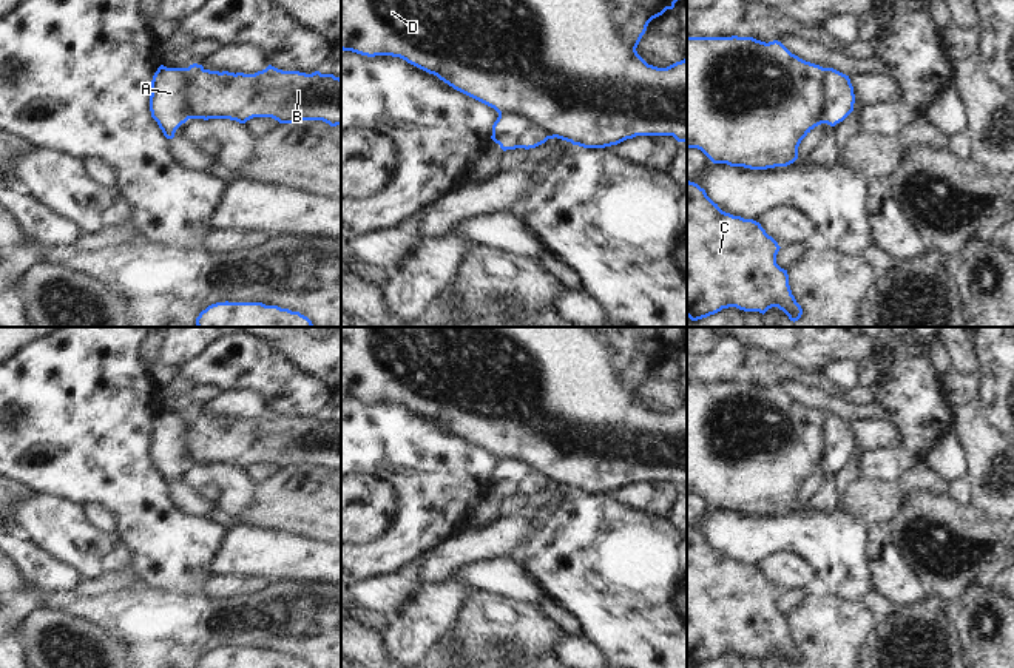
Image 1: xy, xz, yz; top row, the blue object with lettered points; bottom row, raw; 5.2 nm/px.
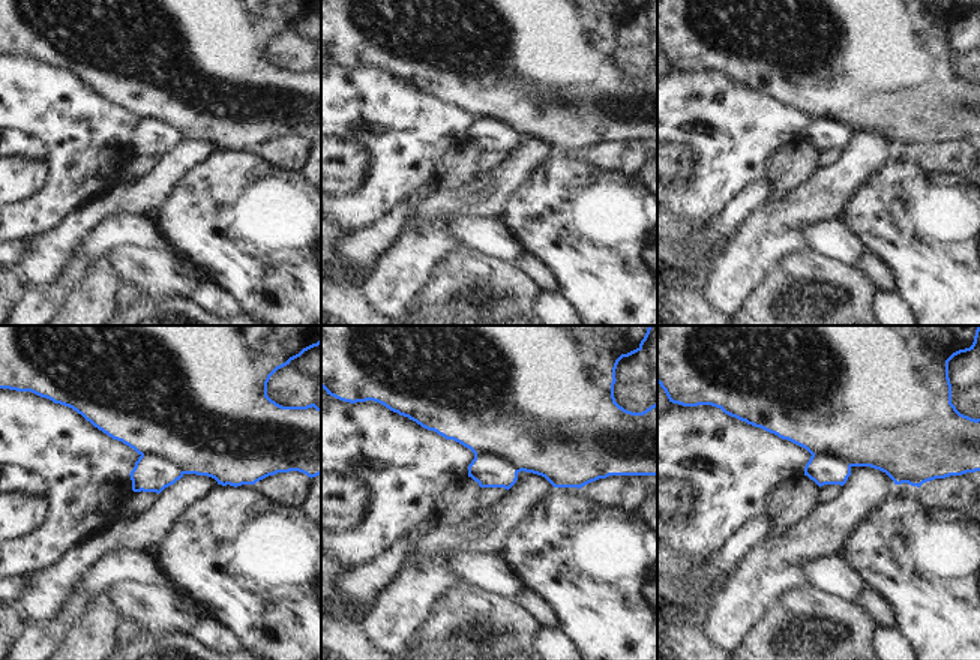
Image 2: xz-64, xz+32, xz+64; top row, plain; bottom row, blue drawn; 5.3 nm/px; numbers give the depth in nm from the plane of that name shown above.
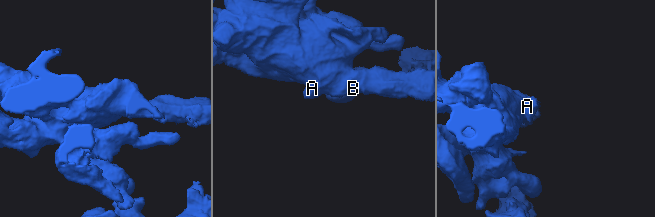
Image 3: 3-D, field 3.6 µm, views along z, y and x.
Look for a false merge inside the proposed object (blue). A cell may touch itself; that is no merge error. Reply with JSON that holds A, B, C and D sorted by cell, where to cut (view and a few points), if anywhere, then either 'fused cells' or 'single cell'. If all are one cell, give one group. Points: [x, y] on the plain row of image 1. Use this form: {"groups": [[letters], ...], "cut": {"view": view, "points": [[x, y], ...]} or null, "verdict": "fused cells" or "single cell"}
{"groups": [["A"], ["B", "C", "D"]], "cut": {"view": "yz", "points": [[826, 414], [823, 468]]}, "verdict": "fused cells"}

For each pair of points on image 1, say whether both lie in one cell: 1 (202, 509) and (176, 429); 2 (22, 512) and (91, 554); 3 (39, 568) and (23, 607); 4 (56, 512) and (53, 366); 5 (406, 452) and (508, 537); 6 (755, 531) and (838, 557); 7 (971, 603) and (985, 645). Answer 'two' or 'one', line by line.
1: one
2: one
3: one
4: two
5: two
6: one
7: one

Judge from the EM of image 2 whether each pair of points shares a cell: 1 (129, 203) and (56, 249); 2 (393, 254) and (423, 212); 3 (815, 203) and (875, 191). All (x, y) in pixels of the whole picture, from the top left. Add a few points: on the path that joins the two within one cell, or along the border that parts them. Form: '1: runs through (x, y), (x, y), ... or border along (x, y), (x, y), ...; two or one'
1: runs through (111, 203), (92, 213), (74, 231); one
2: border along (444, 216), (426, 219), (416, 230), (402, 228); two
3: border along (875, 170), (847, 200), (836, 218); two

